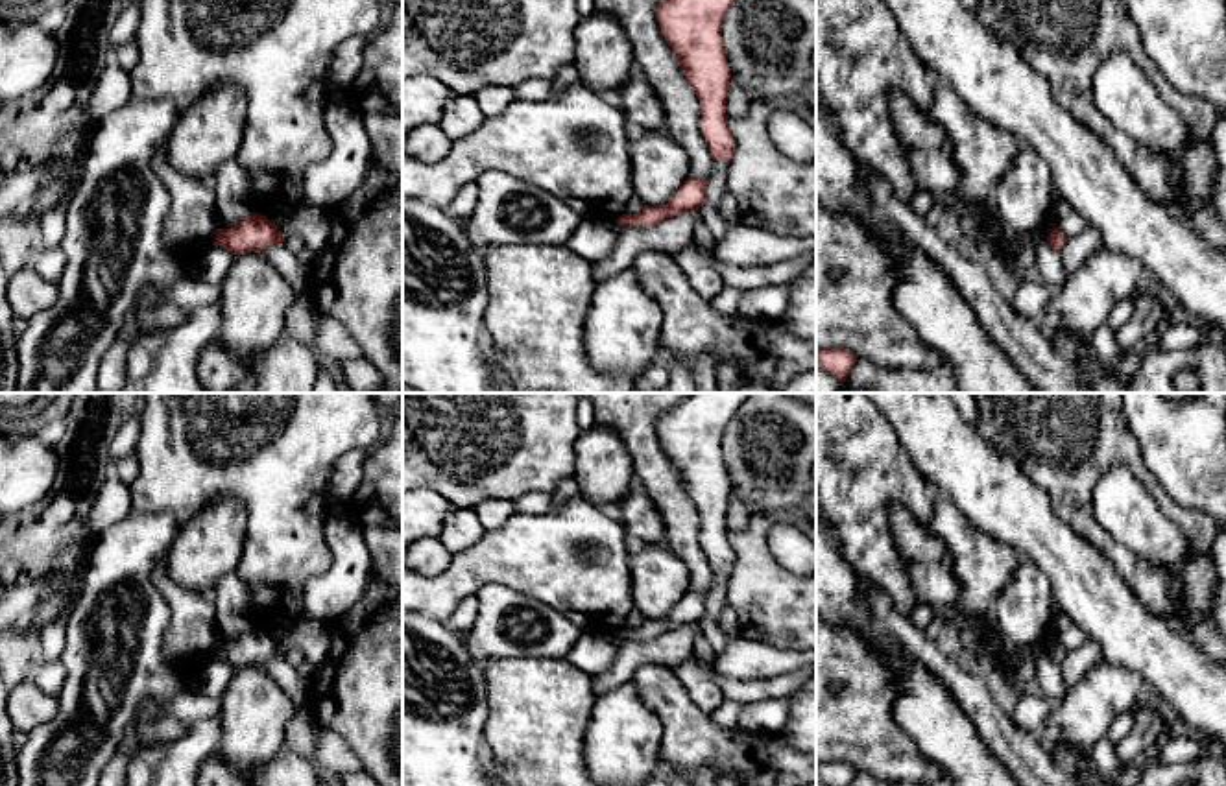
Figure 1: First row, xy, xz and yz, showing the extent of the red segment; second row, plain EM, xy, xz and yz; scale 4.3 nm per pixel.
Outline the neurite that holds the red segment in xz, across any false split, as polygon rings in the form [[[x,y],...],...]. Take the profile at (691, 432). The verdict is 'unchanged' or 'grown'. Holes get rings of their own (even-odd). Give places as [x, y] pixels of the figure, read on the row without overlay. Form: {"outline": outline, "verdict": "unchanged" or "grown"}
{"outline": [[[691,393],[655,423],[661,447],[700,513],[700,542],[715,576],[729,576],[735,565],[726,528],[731,482],[722,434],[750,395]]], "verdict": "unchanged"}

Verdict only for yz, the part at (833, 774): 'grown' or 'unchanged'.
unchanged

